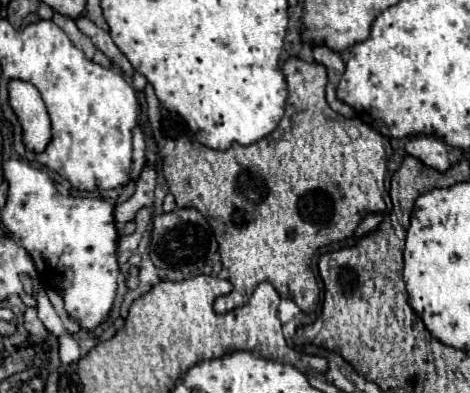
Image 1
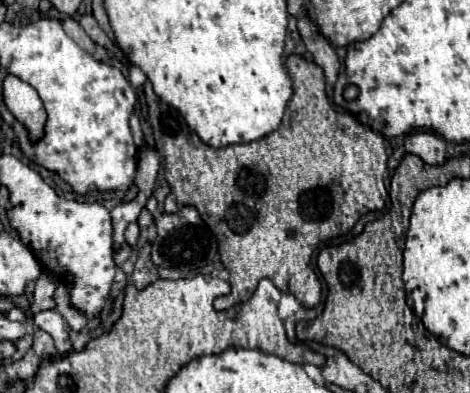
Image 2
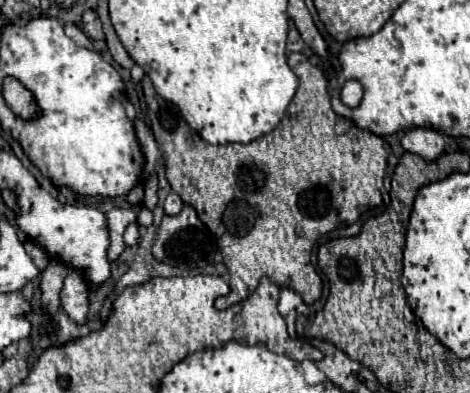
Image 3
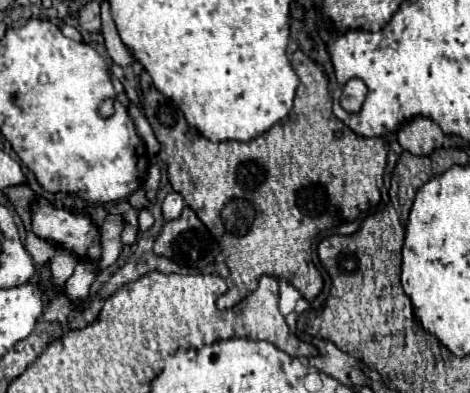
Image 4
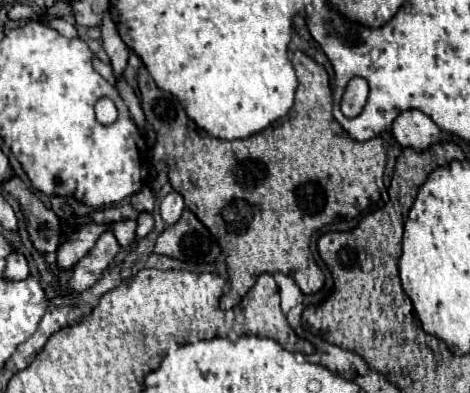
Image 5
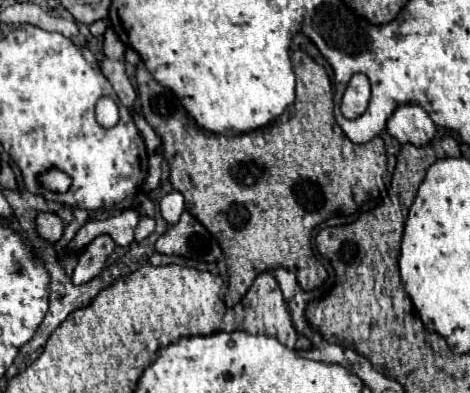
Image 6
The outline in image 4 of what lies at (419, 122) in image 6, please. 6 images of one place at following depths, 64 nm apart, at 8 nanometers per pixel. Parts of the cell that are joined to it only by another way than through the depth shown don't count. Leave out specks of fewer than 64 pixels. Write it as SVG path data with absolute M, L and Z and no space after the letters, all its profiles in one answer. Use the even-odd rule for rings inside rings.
M414 118L398 130L398 142L416 156L430 156L444 142L444 132L428 118Z

